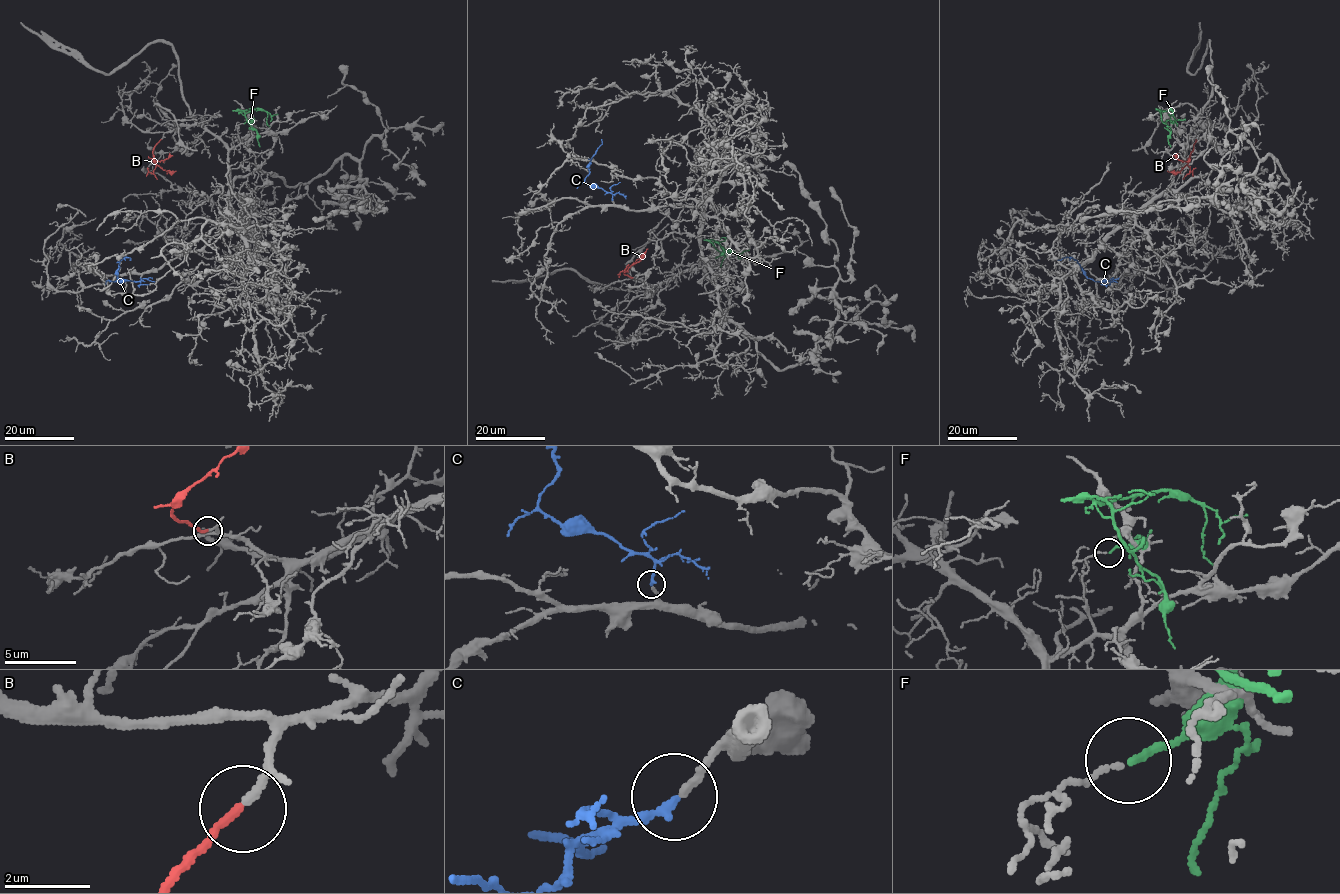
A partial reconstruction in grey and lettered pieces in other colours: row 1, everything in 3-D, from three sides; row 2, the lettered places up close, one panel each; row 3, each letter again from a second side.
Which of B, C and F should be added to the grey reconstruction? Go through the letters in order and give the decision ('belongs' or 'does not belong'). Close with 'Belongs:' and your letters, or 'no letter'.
B: belongs
C: belongs
F: does not belong
Belongs: B, C

